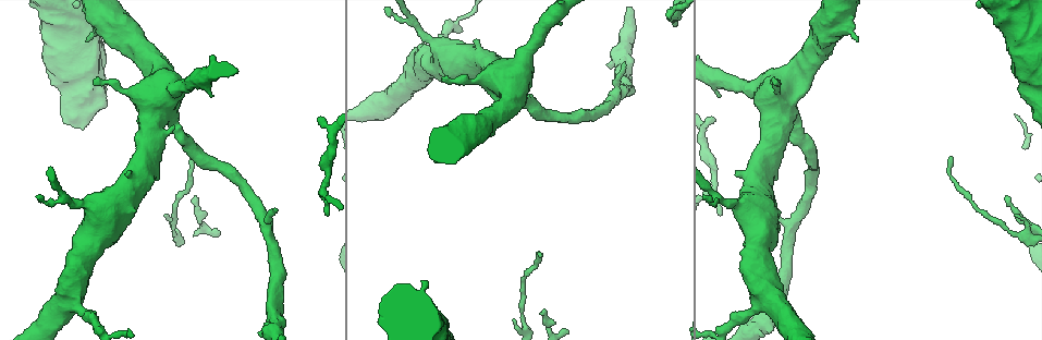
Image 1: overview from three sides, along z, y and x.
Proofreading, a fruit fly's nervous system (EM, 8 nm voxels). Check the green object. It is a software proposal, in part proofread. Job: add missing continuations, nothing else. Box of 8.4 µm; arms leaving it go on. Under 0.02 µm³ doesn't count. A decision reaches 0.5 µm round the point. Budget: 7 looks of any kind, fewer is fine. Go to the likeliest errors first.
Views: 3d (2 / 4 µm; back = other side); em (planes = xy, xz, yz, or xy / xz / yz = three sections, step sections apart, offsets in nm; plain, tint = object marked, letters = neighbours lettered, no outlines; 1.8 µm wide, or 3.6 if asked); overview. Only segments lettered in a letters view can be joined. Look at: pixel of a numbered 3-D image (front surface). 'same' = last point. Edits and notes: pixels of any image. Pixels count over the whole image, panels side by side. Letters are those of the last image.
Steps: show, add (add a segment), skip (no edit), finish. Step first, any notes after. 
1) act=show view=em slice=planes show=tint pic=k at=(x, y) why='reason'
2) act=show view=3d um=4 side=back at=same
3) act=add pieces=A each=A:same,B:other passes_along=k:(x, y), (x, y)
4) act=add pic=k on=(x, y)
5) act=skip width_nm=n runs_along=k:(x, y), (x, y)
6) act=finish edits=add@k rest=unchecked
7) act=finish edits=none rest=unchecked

act=show view=em slice=planes show=letters pic=1 at=(715, 190) why='sharp bend'

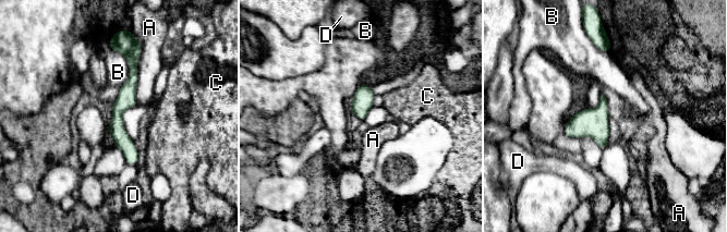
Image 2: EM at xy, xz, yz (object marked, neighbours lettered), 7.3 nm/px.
act=skip width_nm=140 each=A:other,B:other,C:other,D:other border=2:(142, 45), (137, 61), (136, 105) found='none of them fits'

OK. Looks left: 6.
act=show view=em slice=yz step=4 show=tint pic=1 at=(319, 118) why='free end'

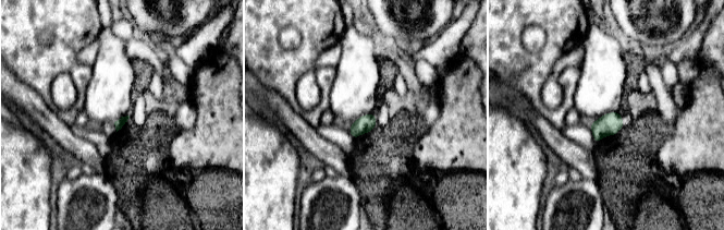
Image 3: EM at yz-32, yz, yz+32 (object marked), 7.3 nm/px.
act=show view=em slice=planes show=letters at=same why='another direction'

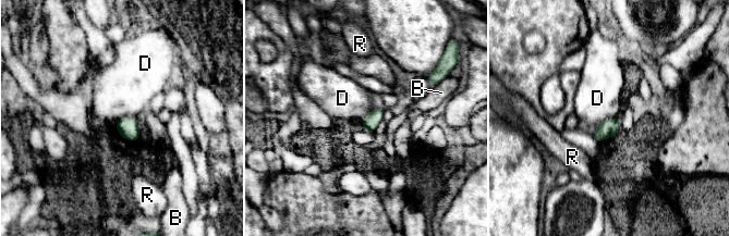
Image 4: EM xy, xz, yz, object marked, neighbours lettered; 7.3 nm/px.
act=skip each=B:other,D:other,R:other found='no lettered segment goes on from it'

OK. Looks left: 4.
act=show view=3d um=2 pic=1 at=(95, 79) why='free end'

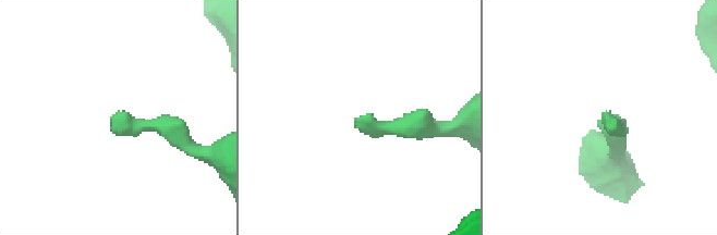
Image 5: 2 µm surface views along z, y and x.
act=show view=em slice=planes show=tint pic=5 at=(114, 118) why='now the EM'

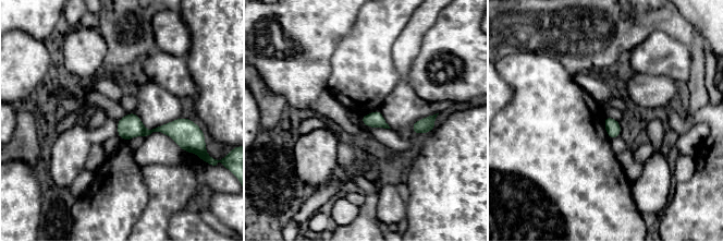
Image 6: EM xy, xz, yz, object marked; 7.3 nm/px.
act=show view=em slice=planes show=letters at=same why='see the neighbours'

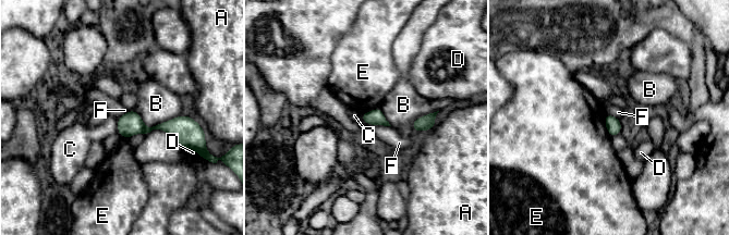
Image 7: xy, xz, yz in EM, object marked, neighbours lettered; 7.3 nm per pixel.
act=skip each=A:other,B:other,C:other,D:other,E:other,F:other border=7:(361, 116), (366, 123), (390, 126) found='no lettered segment goes on from it'

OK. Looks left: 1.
act=finish edits=none rest=unchecked

